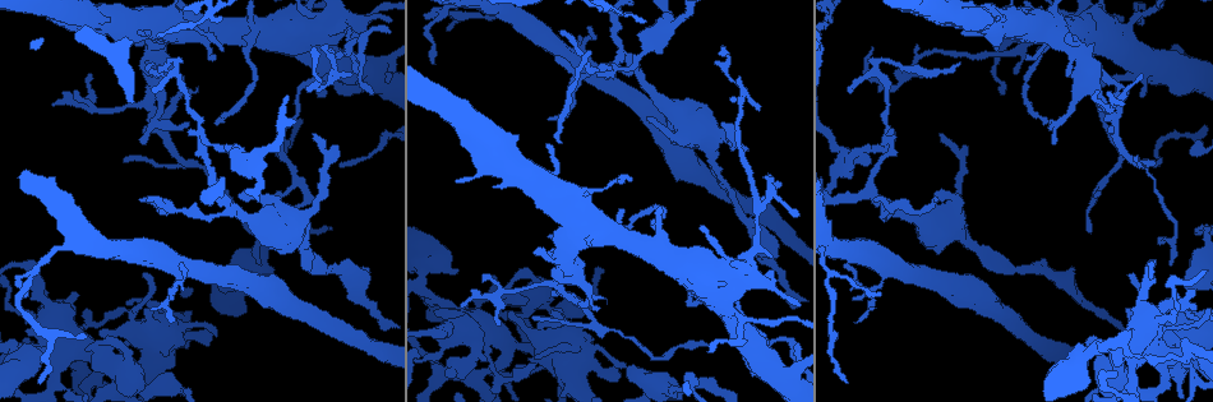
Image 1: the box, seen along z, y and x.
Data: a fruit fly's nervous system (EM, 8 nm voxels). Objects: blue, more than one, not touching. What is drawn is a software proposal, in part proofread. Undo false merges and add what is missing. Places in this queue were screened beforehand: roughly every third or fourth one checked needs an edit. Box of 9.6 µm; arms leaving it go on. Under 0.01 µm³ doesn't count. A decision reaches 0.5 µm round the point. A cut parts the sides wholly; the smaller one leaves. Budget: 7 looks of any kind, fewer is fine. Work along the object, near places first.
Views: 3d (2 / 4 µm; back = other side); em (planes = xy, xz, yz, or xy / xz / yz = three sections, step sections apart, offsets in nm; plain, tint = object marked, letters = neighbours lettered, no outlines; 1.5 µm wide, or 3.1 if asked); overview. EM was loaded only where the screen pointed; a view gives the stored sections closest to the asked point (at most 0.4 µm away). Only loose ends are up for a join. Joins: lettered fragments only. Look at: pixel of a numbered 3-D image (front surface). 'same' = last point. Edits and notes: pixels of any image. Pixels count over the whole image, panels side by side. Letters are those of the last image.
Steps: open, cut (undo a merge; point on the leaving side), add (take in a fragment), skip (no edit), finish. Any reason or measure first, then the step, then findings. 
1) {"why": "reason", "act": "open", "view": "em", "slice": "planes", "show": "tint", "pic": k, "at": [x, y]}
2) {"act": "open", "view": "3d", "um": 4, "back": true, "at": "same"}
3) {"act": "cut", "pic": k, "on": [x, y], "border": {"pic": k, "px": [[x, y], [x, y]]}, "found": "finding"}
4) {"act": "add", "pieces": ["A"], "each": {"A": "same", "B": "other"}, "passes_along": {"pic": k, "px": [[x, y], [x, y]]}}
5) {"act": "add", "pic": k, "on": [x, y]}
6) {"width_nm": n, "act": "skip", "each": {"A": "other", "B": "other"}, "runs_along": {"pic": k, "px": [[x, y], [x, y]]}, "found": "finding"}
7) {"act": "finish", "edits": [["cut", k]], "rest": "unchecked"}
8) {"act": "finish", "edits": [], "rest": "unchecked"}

{"why": "branch stops here", "act": "open", "view": "em", "slice": "xz", "step": 8, "show": "tint", "pic": 1, "at": [1092, 197]}

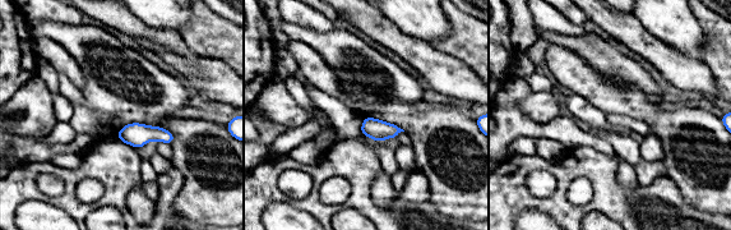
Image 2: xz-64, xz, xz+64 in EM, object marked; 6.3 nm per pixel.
{"act": "open", "view": "em", "slice": "planes", "show": "letters", "at": "same"}

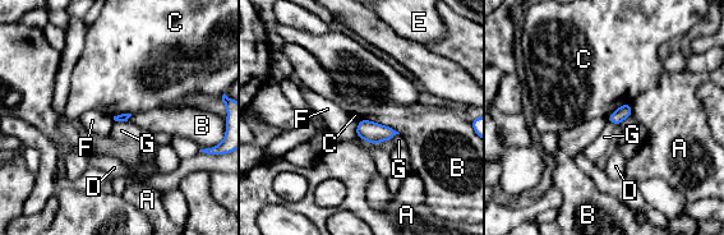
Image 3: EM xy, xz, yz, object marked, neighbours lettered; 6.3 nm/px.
{"act": "skip", "each": {"A": "other", "B": "other", "C": "other", "D": "other", "E": "other", "F": "other", "G": "other"}, "border": {"pic": 3, "px": [[362, 118], [390, 125], [400, 133]]}, "found": "none of them fits"}

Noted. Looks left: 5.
{"why": "abrupt turn", "act": "open", "view": "3d", "um": 4, "back": true, "pic": 1, "at": [612, 73]}

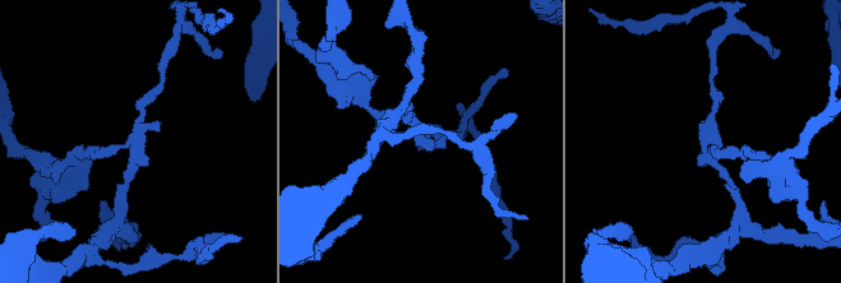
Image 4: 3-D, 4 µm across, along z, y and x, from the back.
{"arms": 3, "why": "shape alone is not enough", "act": "open", "view": "em", "slice": "xz", "step": 8, "show": "tint", "pic": 4, "at": [421, 140]}

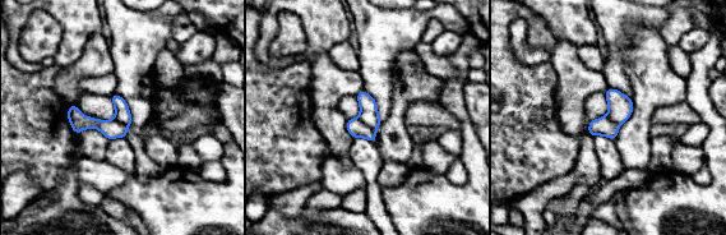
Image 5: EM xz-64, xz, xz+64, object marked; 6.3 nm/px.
{"why": "another direction", "act": "open", "view": "em", "slice": "yz", "step": 4, "show": "letters", "at": "same"}

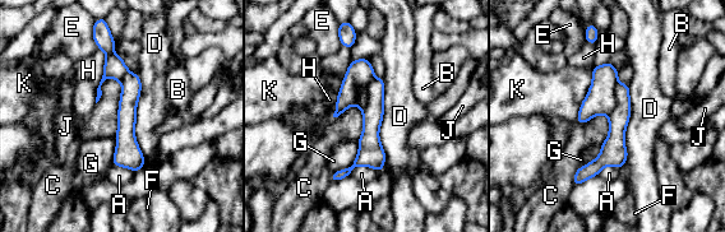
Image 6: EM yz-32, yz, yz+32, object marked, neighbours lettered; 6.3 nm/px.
{"act": "cut", "pic": 6, "on": [352, 92], "each": {"A": "other", "B": "other", "C": "other", "D": "other", "E": "other", "F": "other", "G": "other", "H": "other", "J": "other", "K": "other"}, "border": {"pic": 6, "px": [[373, 75], [363, 110]]}, "found": "a second neuron is stuck on"}

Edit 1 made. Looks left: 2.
{"act": "open", "view": "overview"}

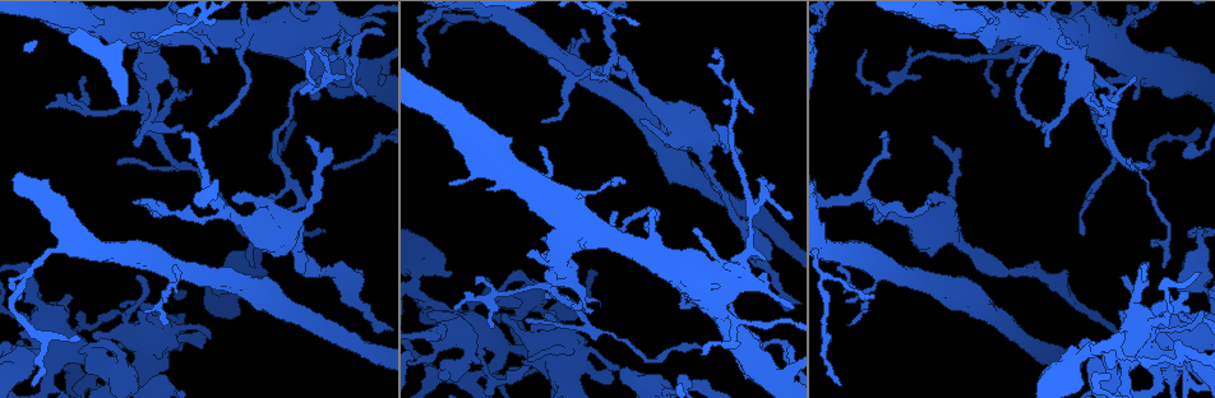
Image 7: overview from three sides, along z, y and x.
{"act": "open", "view": "em", "slice": "planes", "show": "letters", "pic": 7, "at": [174, 267]}

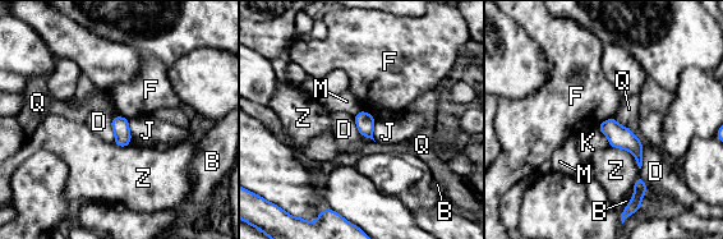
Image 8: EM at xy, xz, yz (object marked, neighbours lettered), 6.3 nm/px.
{"width_nm": 110, "act": "skip", "each": {"B": "other", "D": "other", "F": "other", "J": "other", "K": "other", "M": "other", "Q": "other", "Z": "other"}, "border": {"pic": 8, "px": [[612, 116], [597, 127]]}, "found": "no lettered fragment goes on from it"}

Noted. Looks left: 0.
{"act": "finish", "edits": [["cut", 6]], "rest": "unchecked"}

